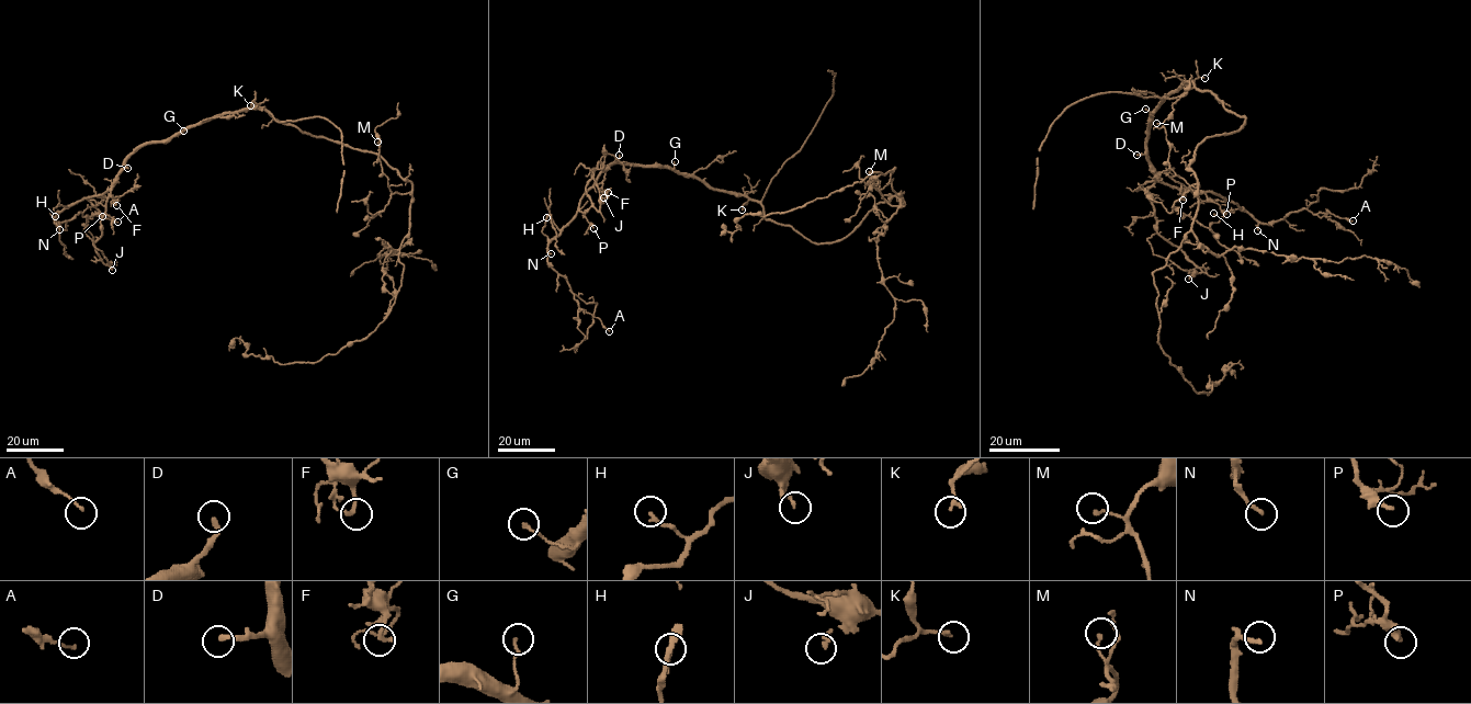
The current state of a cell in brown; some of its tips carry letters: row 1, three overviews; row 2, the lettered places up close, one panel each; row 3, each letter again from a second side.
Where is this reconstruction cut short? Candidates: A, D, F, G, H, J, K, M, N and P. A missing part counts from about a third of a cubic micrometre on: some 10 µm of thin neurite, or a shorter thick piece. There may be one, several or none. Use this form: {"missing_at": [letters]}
{"missing_at": ["D"]}

